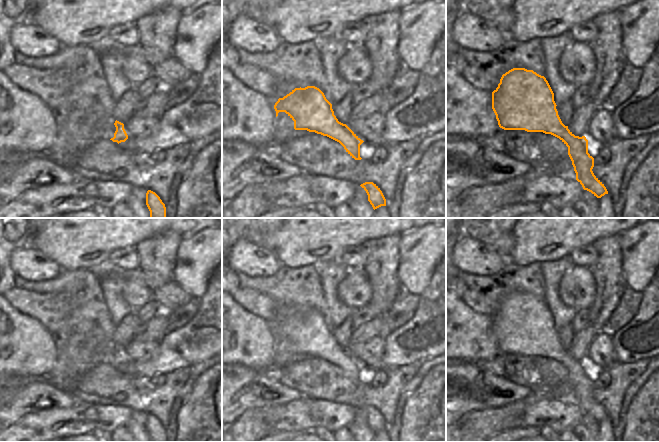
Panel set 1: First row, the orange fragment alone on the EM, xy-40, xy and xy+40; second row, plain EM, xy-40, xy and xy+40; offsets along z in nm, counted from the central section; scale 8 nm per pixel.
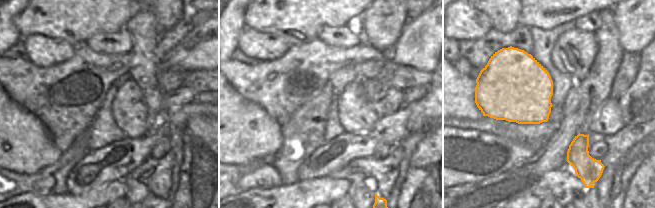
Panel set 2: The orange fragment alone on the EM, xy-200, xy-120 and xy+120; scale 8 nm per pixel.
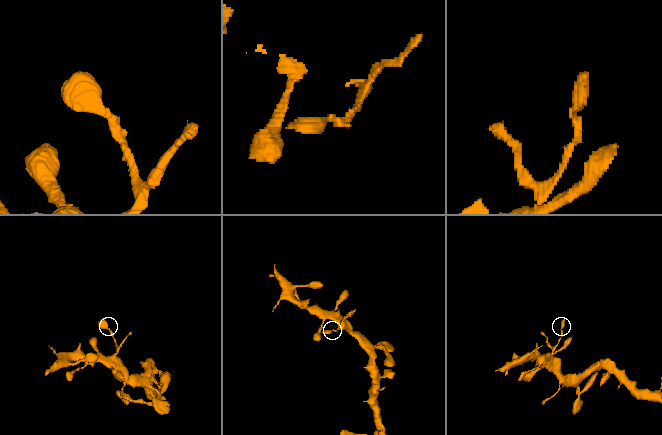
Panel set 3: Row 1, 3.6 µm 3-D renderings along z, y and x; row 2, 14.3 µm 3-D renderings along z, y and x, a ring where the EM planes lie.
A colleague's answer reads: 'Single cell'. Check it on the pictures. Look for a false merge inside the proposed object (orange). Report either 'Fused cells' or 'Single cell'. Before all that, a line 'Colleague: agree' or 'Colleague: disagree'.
Colleague: agree
Single cell

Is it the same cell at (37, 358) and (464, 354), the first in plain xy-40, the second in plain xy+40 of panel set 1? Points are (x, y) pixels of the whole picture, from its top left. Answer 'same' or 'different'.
same

